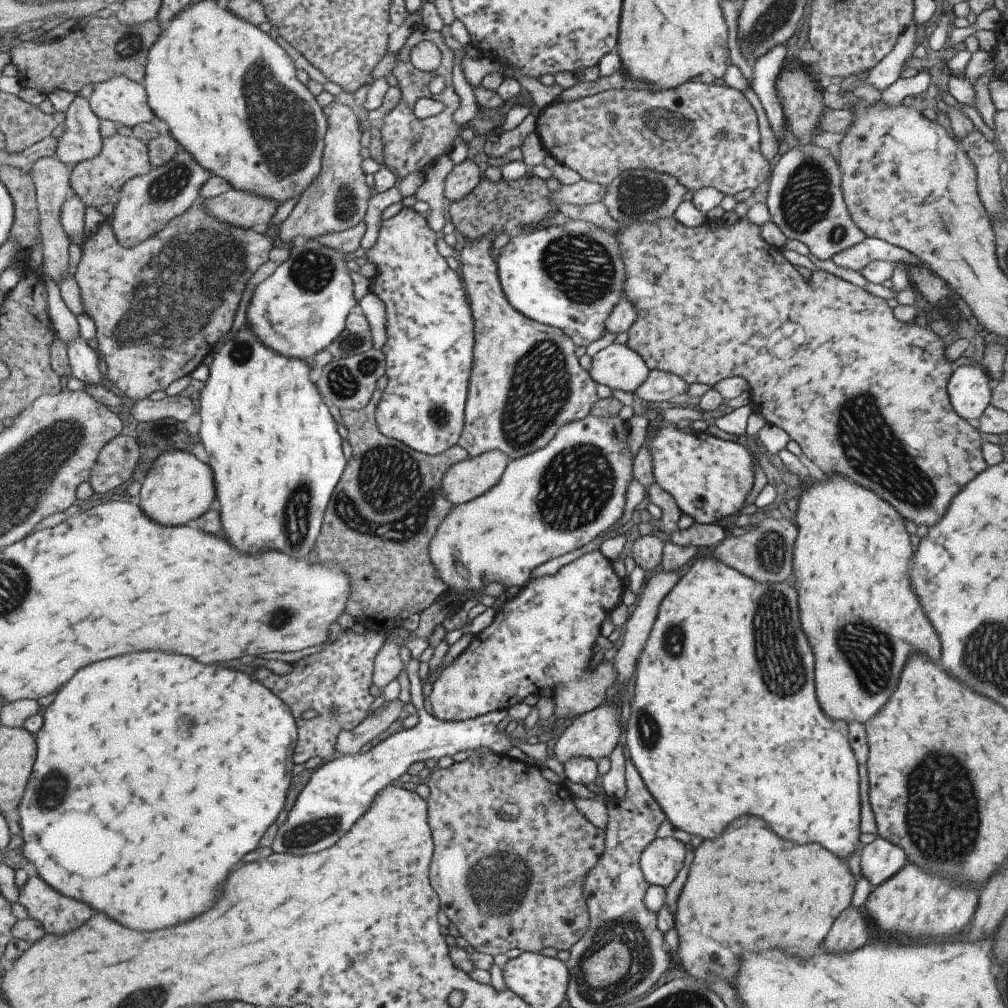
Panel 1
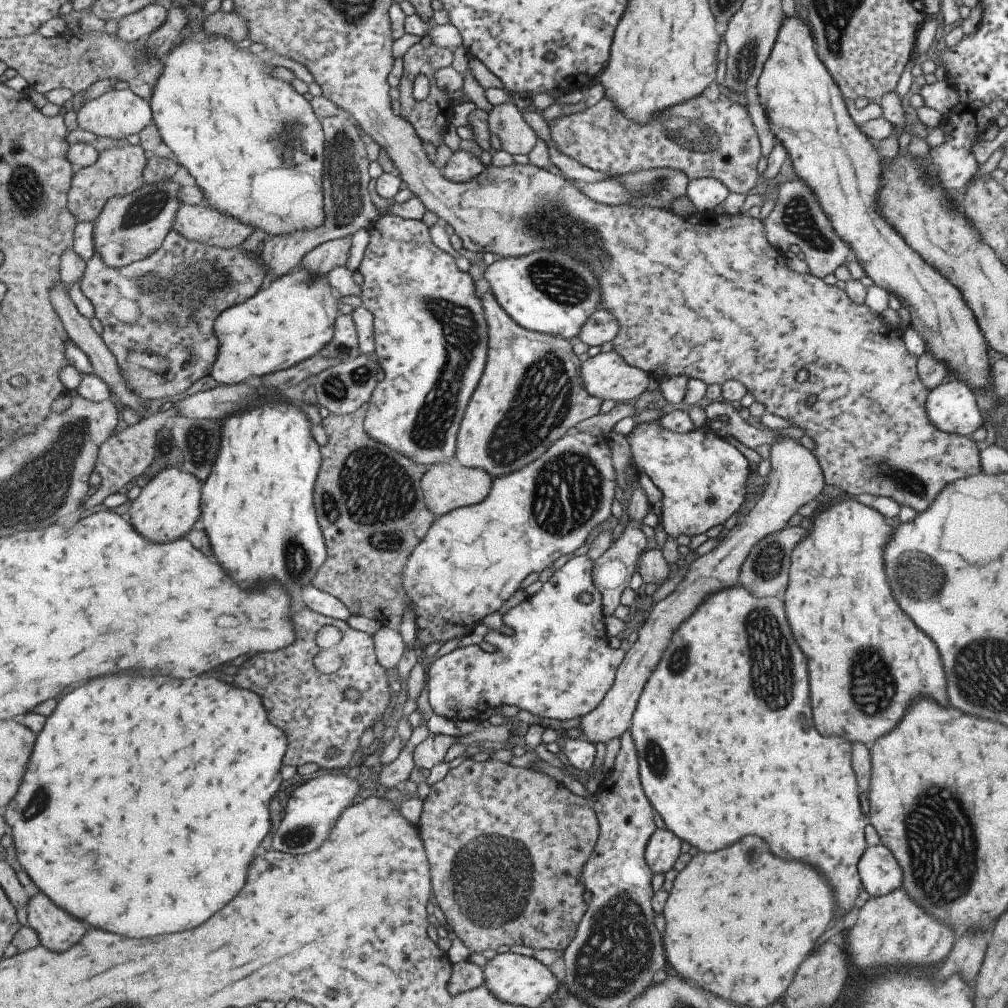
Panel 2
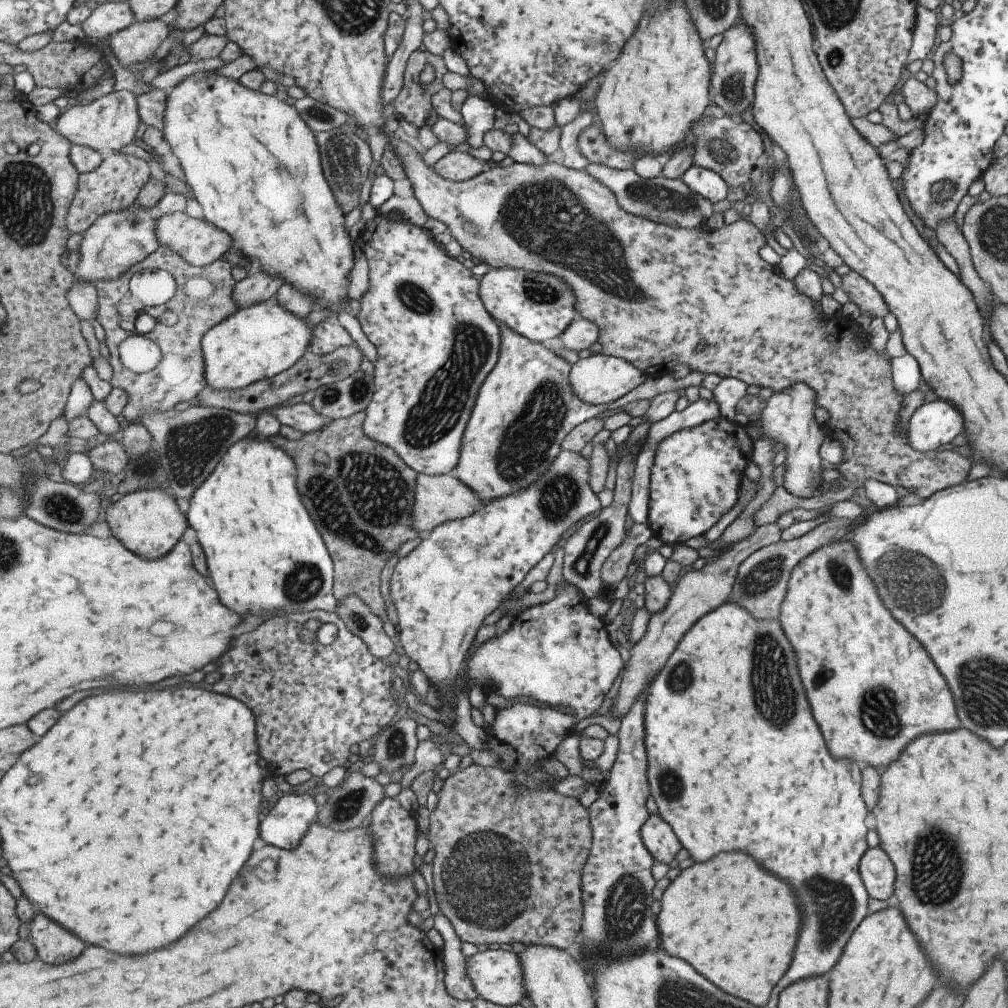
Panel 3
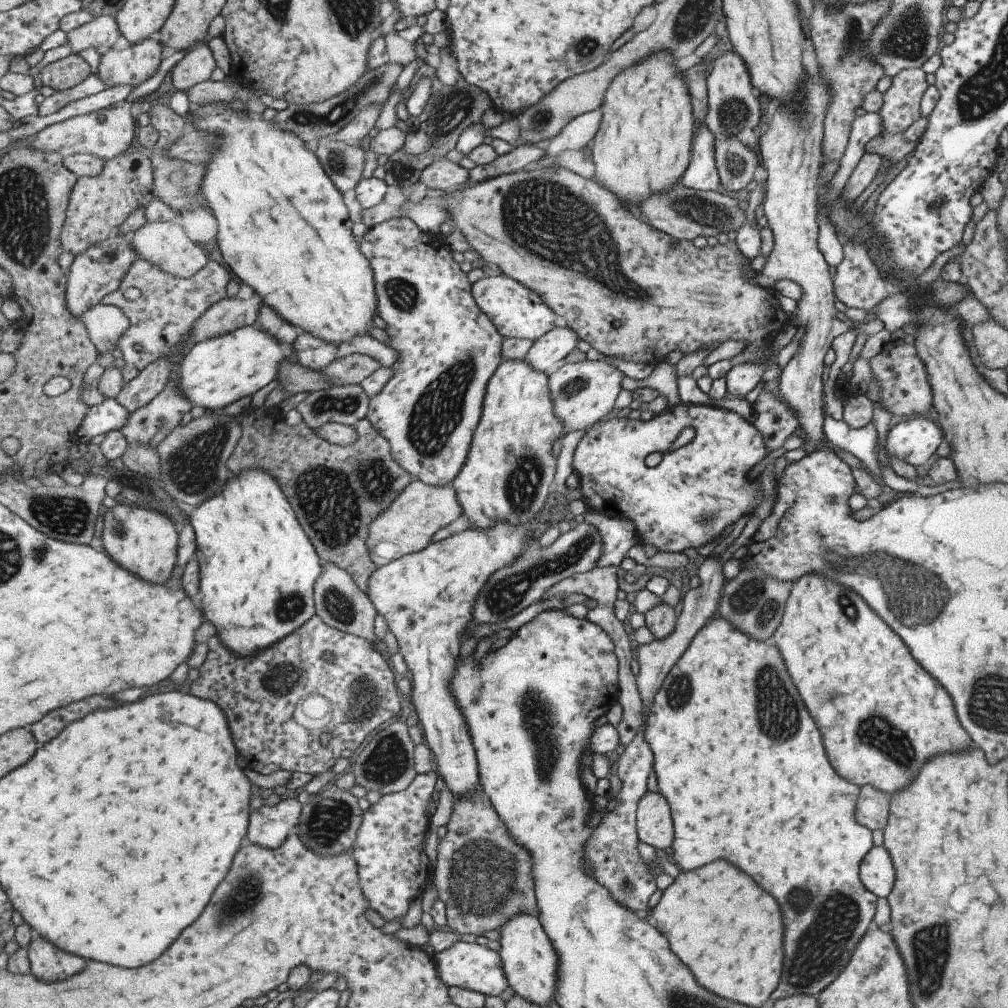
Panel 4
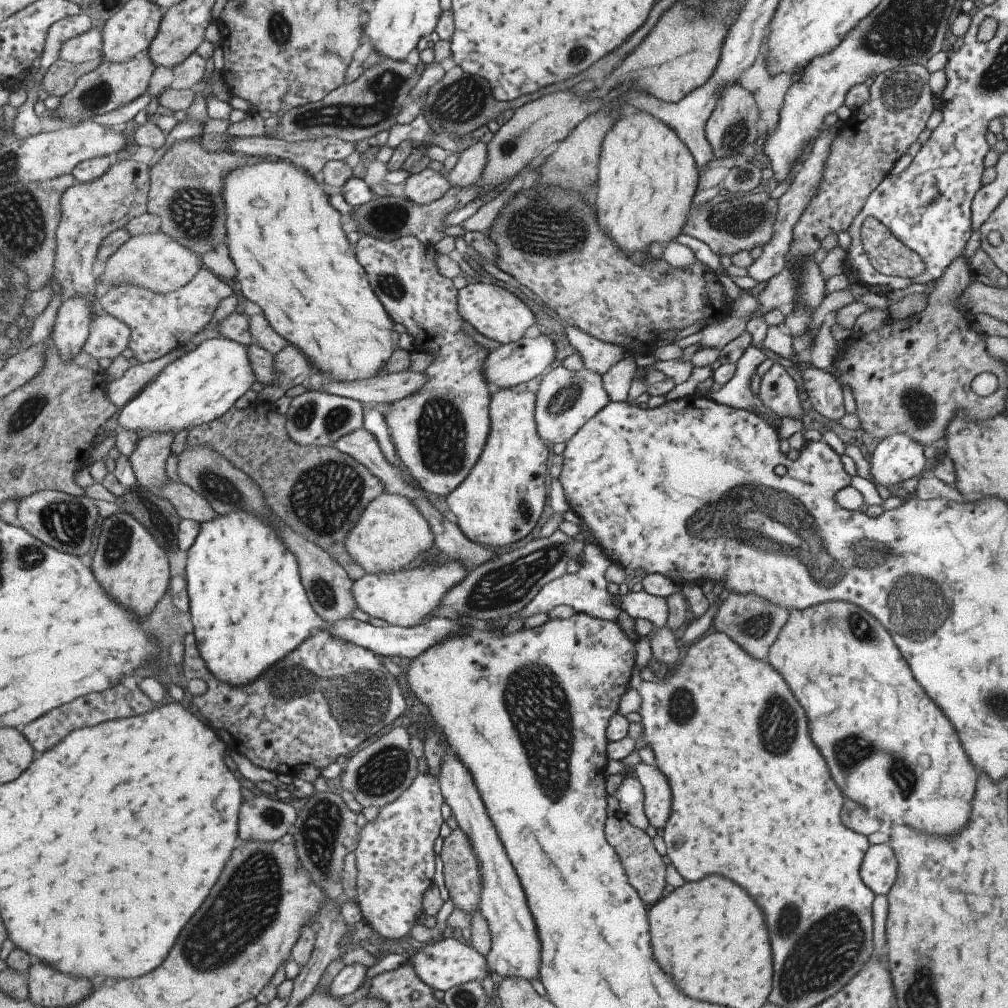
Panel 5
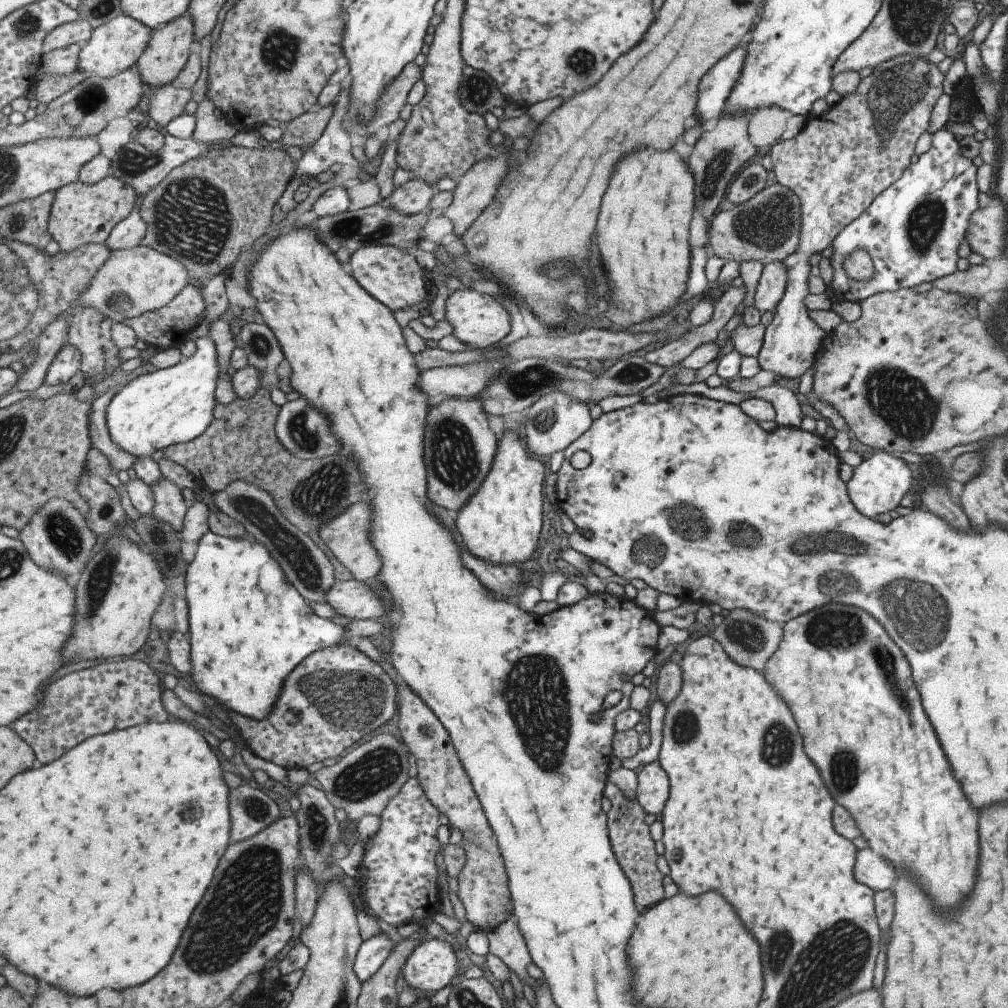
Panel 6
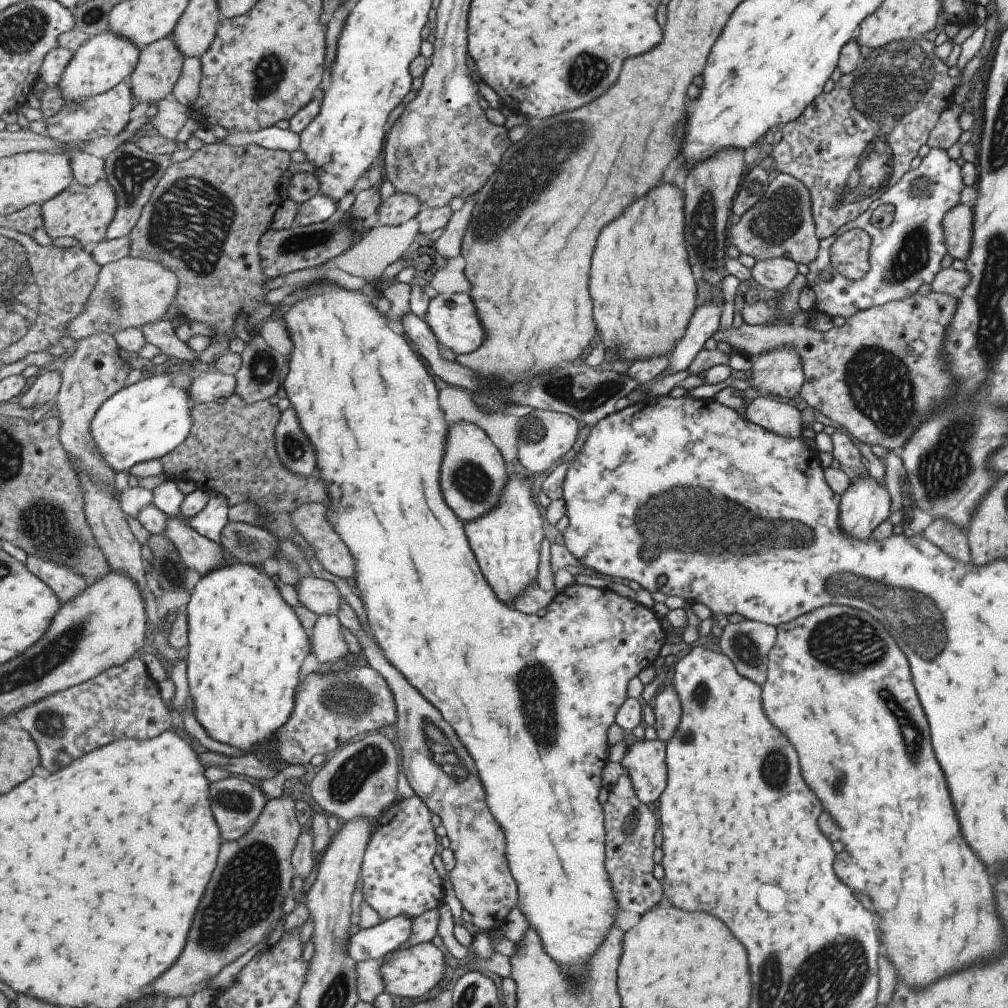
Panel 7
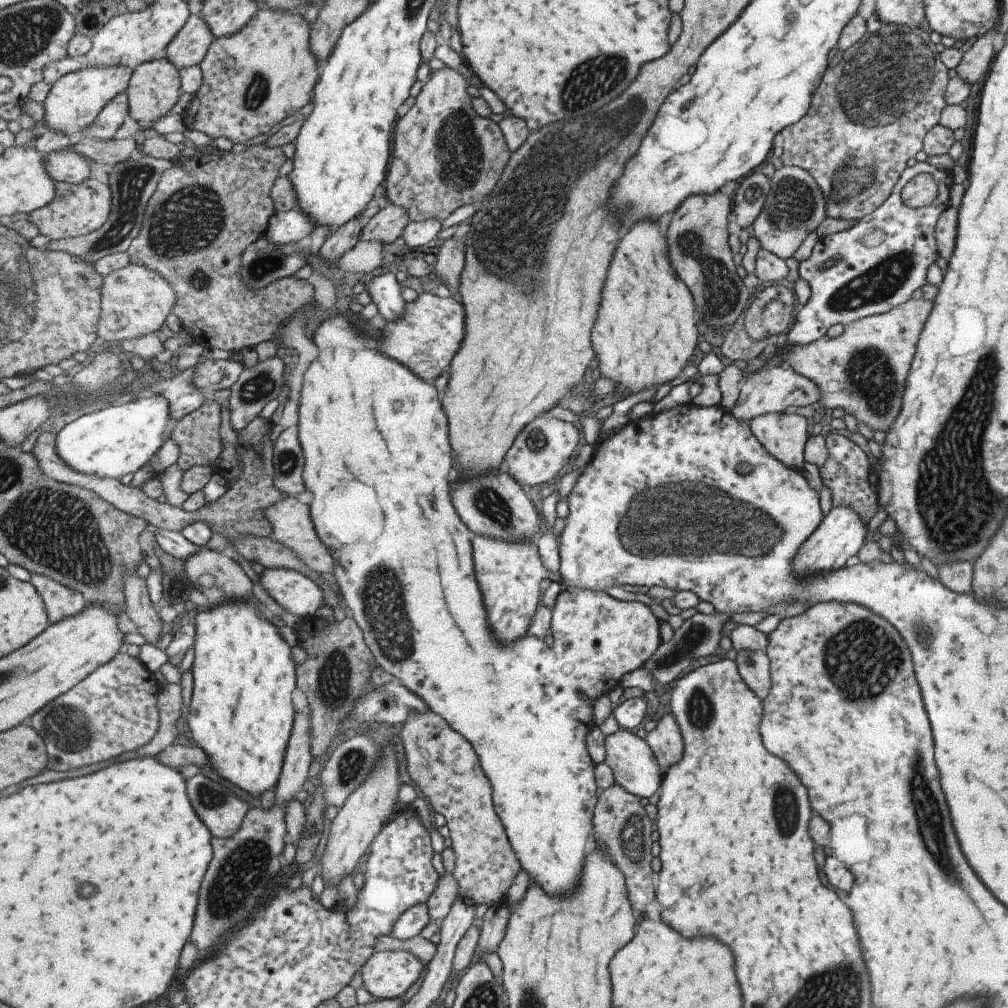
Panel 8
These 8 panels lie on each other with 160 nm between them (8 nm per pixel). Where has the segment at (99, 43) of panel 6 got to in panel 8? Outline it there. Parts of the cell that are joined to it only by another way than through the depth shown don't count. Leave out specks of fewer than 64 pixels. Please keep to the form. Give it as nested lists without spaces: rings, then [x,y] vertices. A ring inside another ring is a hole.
[[[121,64],[113,66],[84,66],[79,72],[71,72],[63,76],[53,85],[44,100],[45,120],[49,131],[60,131],[72,139],[84,135],[85,130],[95,123],[103,108],[123,92],[128,91],[134,69]]]

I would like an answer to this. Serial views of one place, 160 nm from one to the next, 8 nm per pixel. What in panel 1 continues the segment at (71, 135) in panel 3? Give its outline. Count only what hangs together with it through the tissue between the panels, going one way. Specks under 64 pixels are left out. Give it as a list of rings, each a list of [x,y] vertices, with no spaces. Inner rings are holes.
[[[115,76],[115,78],[108,78],[104,82],[97,83],[93,88],[89,102],[93,112],[101,120],[110,120],[116,125],[130,127],[131,129],[139,126],[139,124],[154,123],[161,134],[170,132],[169,124],[165,120],[161,120],[149,106],[148,92],[145,90],[145,86],[127,76]]]

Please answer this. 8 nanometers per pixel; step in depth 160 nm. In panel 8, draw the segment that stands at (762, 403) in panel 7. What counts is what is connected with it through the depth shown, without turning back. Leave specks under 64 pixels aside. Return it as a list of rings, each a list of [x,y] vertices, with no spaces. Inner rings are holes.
[[[775,413],[759,415],[747,424],[751,434],[771,459],[801,472],[807,425],[802,415]]]

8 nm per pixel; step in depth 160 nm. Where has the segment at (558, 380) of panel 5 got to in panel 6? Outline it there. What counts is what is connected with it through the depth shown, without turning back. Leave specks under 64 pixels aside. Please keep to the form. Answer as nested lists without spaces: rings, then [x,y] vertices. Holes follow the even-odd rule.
[[[553,392],[529,406],[523,434],[525,434],[529,452],[539,459],[543,456],[547,458],[553,452],[564,451],[573,440],[579,439],[590,427],[589,424],[591,424],[591,418],[585,403],[575,403],[565,393]]]

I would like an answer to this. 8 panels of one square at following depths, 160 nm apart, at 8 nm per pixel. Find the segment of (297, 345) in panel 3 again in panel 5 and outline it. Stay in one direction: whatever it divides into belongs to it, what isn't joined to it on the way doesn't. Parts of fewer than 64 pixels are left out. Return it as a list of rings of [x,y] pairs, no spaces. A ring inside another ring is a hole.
[[[221,336],[217,339],[209,339],[201,343],[195,350],[182,356],[163,369],[143,391],[141,391],[129,404],[126,404],[118,414],[118,426],[127,431],[133,431],[141,437],[155,434],[172,434],[213,422],[229,412],[229,408],[251,388],[251,384],[257,380],[253,372],[248,347]]]

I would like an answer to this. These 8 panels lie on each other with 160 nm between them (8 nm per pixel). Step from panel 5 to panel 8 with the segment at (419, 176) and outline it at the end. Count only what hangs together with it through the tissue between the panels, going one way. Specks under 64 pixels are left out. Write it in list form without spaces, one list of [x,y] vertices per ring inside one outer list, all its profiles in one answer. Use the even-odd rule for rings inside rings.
[[[391,203],[370,219],[360,234],[360,240],[379,240],[383,244],[401,242],[410,222],[409,210]]]

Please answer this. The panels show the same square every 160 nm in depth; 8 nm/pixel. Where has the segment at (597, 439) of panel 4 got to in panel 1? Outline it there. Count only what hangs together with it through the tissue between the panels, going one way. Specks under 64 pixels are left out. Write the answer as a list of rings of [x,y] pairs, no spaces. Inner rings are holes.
[[[659,419],[659,426],[653,428],[653,436],[649,442],[651,454],[651,473],[654,482],[661,490],[665,490],[677,505],[681,514],[689,516],[697,524],[718,523],[719,520],[737,513],[743,506],[743,501],[753,486],[754,473],[752,470],[754,460],[757,461],[751,450],[737,442],[720,440],[709,436],[705,432],[685,434],[677,430],[676,426]]]

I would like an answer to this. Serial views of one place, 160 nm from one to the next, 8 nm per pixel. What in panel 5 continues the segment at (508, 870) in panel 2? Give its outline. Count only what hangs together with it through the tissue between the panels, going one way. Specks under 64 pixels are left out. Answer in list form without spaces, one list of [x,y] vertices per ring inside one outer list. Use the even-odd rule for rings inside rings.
[[[460,826],[443,842],[441,884],[449,889],[455,908],[471,914],[479,909],[482,899],[482,874],[476,852]]]

